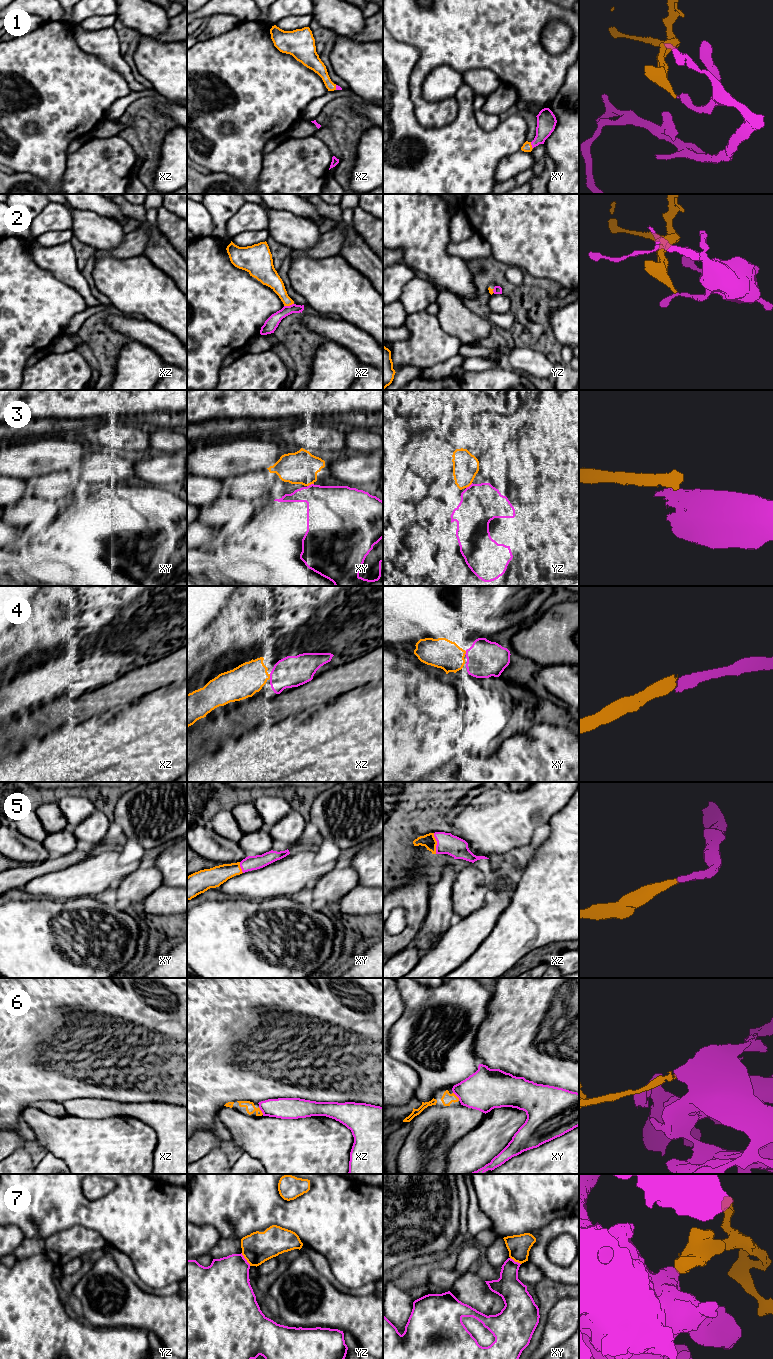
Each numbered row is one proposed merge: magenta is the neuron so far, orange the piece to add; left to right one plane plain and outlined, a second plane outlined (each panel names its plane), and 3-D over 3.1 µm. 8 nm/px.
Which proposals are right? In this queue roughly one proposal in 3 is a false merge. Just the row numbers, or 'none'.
1, 4, 5

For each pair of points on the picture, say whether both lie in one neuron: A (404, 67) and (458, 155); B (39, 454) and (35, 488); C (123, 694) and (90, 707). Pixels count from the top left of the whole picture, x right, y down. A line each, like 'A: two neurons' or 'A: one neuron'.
A: one neuron
B: two neurons
C: one neuron

